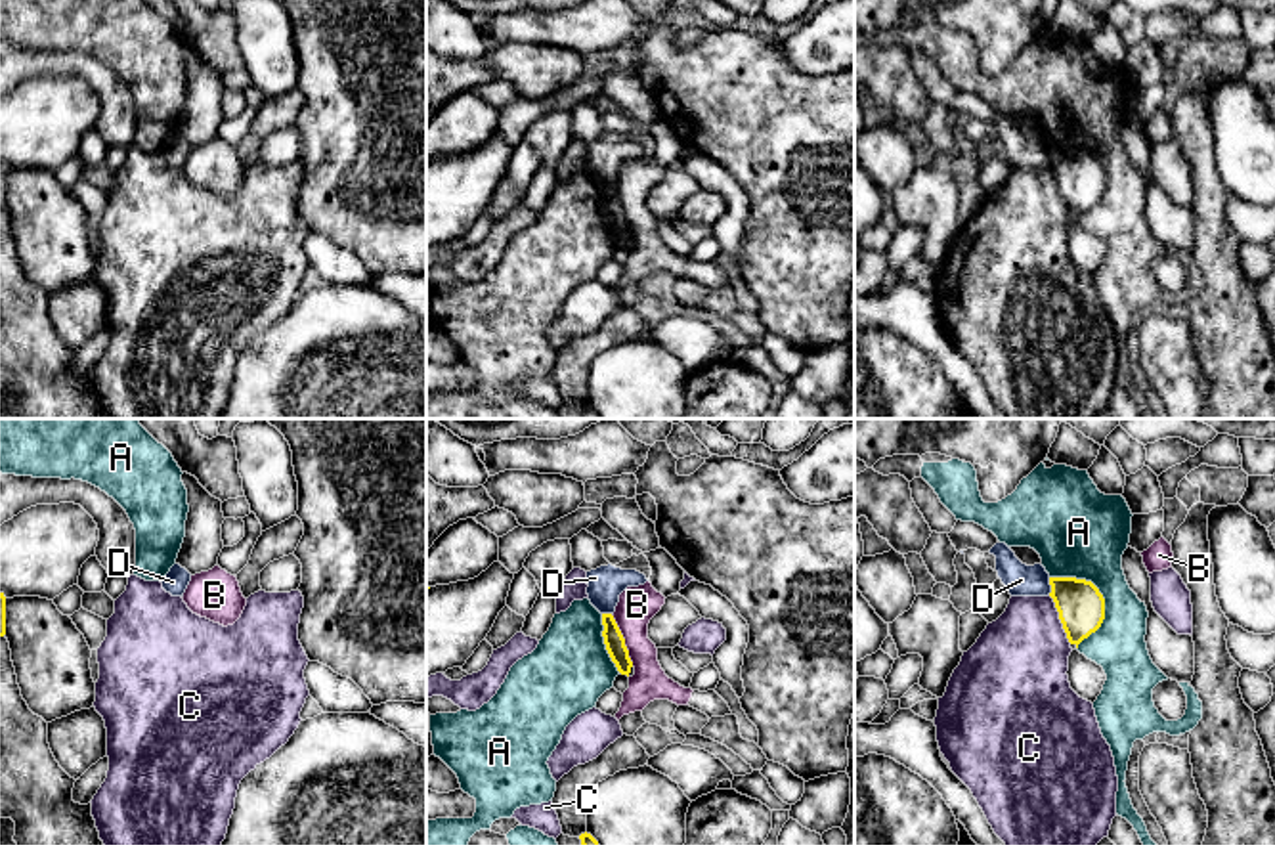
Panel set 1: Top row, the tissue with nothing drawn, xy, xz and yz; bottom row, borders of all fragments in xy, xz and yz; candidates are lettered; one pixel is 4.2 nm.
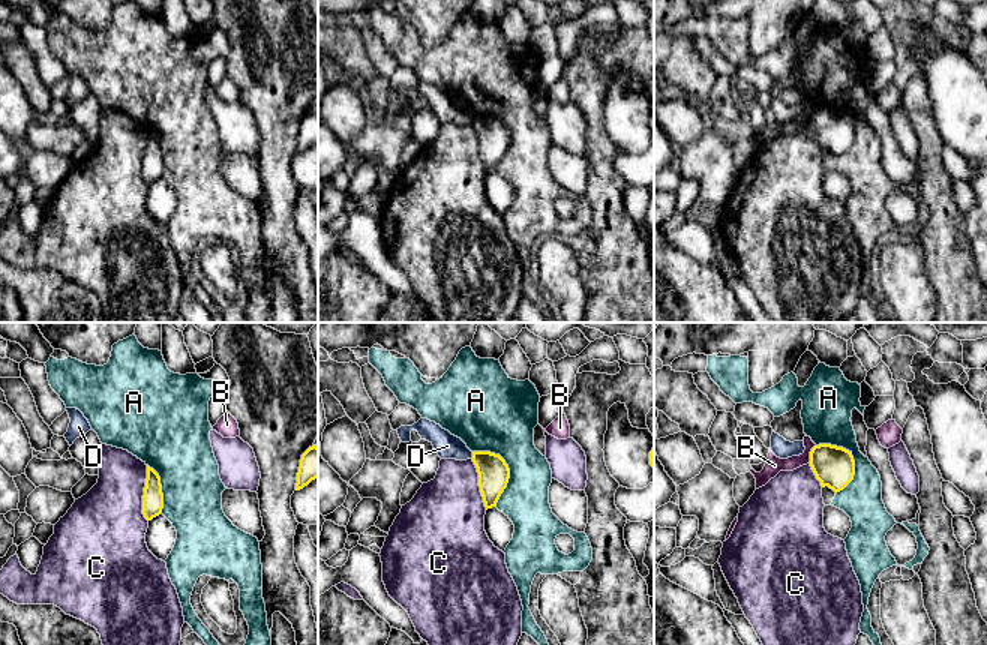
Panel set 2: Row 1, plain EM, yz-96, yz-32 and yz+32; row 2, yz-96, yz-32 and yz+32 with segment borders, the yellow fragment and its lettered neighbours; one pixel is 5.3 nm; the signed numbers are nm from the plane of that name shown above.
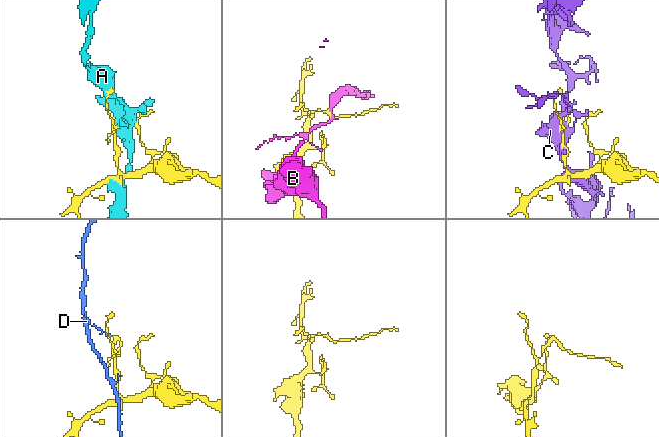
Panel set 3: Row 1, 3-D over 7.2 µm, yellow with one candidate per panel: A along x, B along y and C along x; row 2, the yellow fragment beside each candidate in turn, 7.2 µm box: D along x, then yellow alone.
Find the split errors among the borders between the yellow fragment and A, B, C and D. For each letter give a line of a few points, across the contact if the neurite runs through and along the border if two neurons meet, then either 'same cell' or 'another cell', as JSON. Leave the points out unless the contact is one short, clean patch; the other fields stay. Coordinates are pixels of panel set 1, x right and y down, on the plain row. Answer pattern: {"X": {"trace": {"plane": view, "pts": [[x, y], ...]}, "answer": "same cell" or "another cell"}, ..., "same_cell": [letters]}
{"A": {"answer": "another cell"}, "B": {"answer": "another cell"}, "C": {"answer": "another cell"}, "D": {"trace": {"plane": "yz", "pts": [[1048, 150], [1050, 165]]}, "answer": "another cell"}, "same_cell": []}

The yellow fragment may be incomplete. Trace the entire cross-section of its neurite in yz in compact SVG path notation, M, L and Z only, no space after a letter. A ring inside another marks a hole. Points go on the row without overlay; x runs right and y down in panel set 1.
M1049 149L1059 191L1070 216L1078 216L1095 205L1105 191L1105 170L1099 161L1086 151Z

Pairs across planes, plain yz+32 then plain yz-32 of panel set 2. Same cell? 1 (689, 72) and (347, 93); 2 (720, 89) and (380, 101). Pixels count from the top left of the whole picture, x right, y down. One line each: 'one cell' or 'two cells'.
1: two cells
2: one cell

